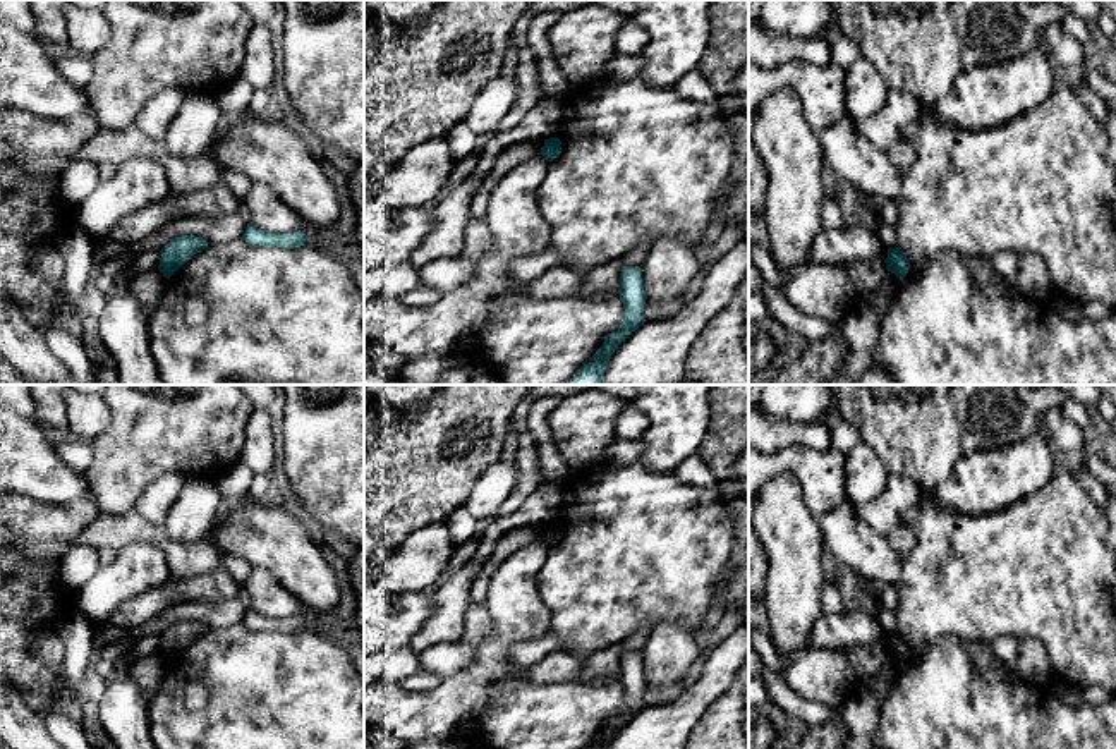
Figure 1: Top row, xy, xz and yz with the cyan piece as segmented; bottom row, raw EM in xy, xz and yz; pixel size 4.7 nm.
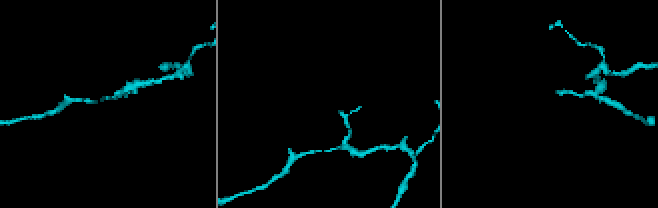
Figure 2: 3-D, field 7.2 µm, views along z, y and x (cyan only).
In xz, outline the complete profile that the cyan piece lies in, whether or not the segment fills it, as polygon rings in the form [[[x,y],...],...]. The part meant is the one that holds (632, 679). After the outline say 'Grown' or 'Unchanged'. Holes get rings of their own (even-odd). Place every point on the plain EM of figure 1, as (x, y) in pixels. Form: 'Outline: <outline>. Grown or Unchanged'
Outline: [[[623,651],[620,658],[620,684],[625,689],[620,713],[608,720],[587,749],[608,749],[618,730],[644,709],[644,665],[639,651]]]. Unchanged

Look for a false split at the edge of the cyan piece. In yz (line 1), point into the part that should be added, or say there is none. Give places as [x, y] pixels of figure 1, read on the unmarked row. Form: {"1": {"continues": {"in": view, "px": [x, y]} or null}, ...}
{"1": {"continues": null}}

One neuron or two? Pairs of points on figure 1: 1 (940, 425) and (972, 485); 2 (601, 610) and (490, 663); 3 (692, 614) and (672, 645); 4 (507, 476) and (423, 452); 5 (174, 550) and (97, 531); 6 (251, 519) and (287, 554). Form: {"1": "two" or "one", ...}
{"1": "two", "2": "two", "3": "two", "4": "two", "5": "one", "6": "one"}

